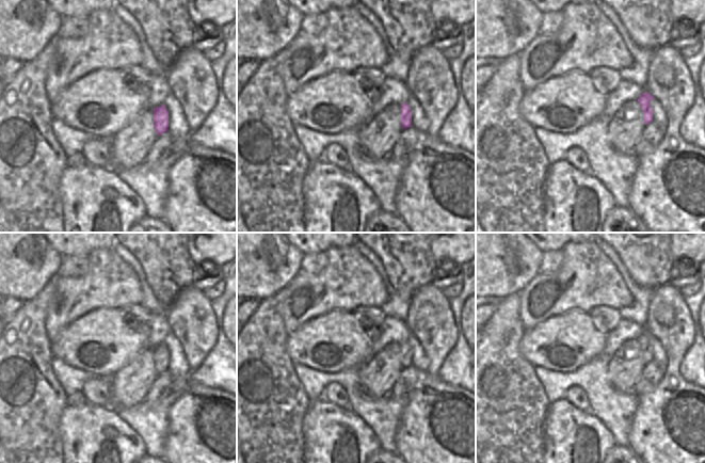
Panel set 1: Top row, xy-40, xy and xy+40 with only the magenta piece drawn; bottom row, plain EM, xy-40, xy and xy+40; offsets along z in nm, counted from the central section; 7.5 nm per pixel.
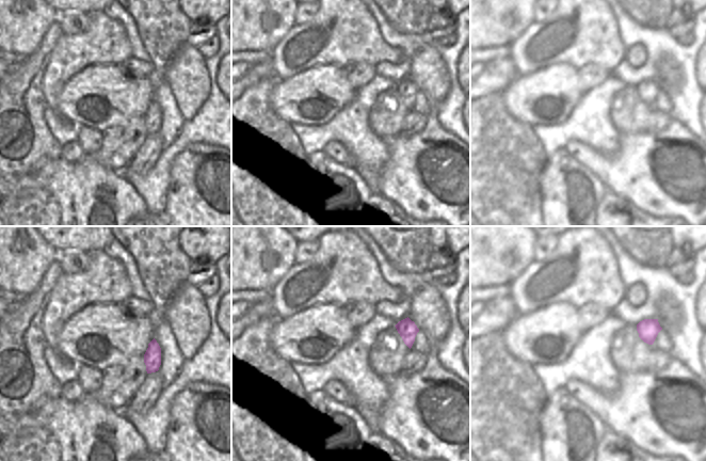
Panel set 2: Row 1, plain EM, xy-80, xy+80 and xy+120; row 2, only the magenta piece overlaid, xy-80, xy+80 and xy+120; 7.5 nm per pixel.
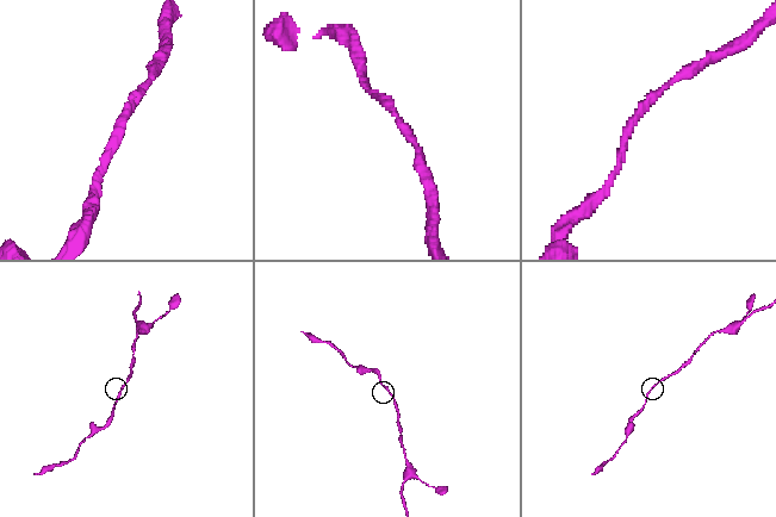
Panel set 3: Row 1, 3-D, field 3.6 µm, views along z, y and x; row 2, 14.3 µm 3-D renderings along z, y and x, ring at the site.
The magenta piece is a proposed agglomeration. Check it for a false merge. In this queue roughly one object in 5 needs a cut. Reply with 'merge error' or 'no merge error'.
no merge error

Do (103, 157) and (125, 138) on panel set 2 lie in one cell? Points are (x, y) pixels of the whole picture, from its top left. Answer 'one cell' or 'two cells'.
one cell

